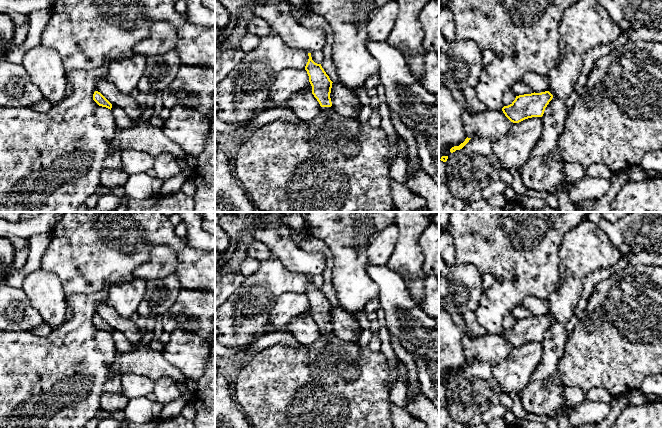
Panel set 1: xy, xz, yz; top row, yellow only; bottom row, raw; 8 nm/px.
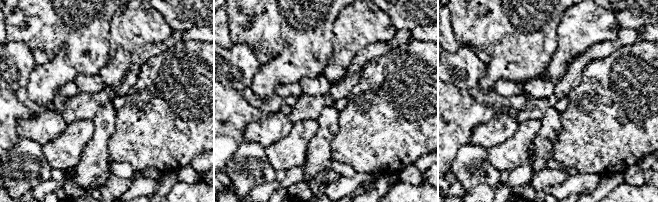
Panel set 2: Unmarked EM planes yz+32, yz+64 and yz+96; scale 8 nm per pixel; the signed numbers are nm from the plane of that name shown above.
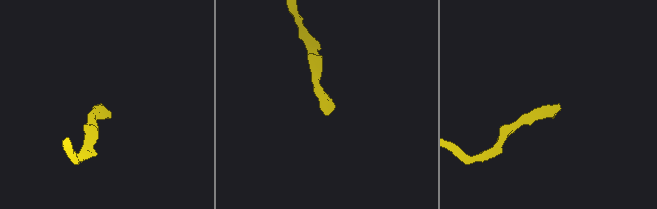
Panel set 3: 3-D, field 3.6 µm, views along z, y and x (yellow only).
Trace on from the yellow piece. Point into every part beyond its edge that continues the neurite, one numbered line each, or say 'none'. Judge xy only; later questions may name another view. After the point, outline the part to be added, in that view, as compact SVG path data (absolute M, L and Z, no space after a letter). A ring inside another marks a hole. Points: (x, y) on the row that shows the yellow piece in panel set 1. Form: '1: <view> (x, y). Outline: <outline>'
none

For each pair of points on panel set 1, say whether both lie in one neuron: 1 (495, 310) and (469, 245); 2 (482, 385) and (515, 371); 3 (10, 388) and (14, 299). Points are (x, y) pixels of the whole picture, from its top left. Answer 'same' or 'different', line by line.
1: same
2: different
3: different

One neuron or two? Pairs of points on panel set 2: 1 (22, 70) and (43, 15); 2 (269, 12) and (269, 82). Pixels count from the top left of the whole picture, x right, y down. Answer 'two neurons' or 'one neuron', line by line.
1: two neurons
2: one neuron

